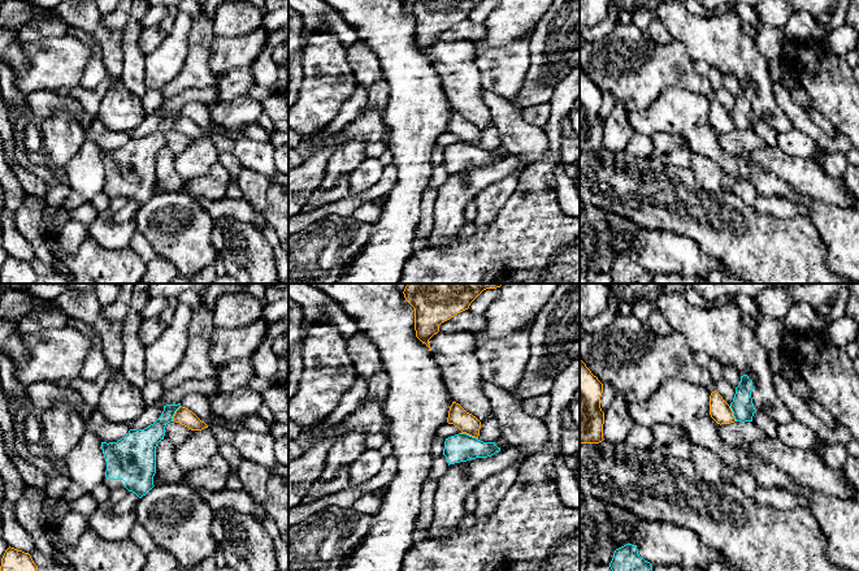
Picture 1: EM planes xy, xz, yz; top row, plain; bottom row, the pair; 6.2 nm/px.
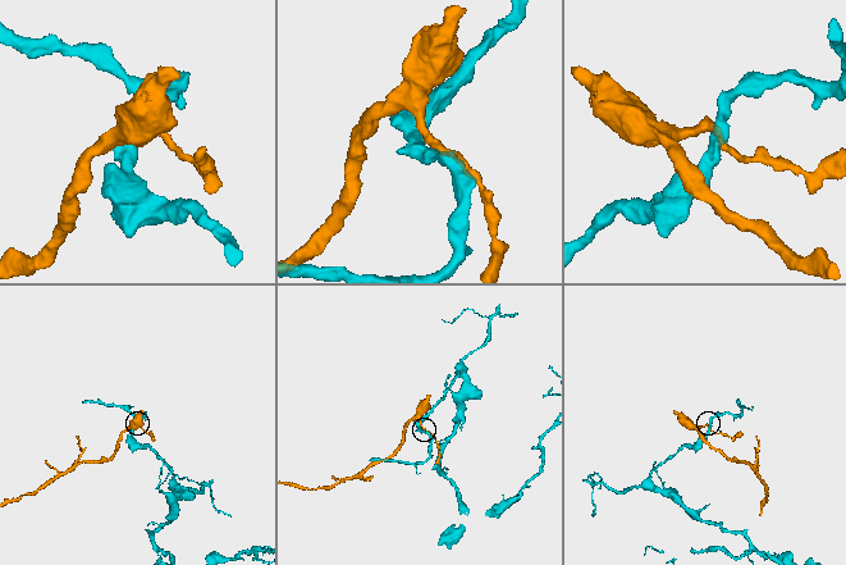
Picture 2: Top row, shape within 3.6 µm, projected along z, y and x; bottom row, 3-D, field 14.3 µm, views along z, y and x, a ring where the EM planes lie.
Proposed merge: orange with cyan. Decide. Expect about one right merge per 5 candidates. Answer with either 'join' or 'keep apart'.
keep apart

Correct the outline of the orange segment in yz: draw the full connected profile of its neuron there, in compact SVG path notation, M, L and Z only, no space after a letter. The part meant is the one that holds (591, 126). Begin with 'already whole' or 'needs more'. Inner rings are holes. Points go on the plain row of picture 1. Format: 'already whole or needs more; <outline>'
already whole; M580 68L580 152L599 152L604 148L602 101L603 92Z

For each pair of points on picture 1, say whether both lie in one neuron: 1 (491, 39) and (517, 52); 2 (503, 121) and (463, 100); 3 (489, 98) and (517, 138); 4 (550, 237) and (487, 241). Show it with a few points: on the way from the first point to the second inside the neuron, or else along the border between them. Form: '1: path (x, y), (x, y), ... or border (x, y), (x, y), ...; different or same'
1: border (528, 37), (508, 40), (477, 55); different
2: border (481, 89), (481, 96), (494, 124); different
3: path (499, 108), (512, 128); same
4: path (534, 237), (503, 241); same

